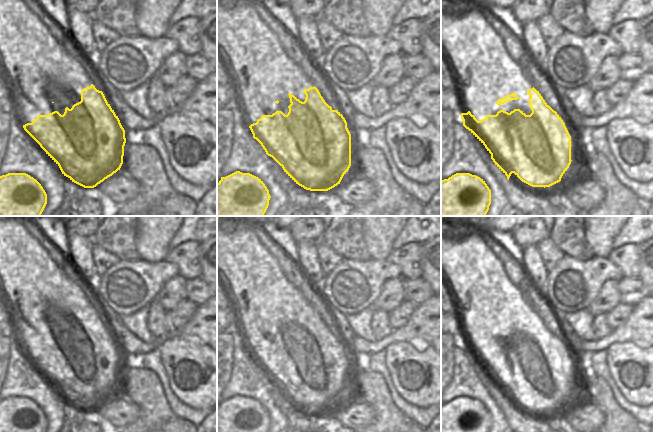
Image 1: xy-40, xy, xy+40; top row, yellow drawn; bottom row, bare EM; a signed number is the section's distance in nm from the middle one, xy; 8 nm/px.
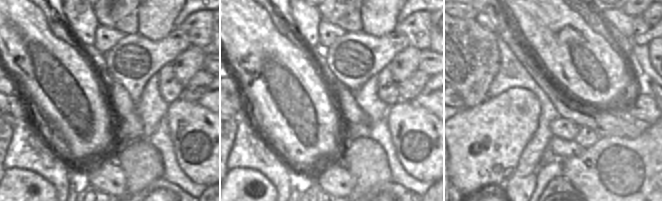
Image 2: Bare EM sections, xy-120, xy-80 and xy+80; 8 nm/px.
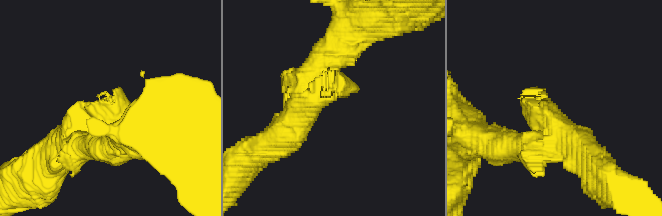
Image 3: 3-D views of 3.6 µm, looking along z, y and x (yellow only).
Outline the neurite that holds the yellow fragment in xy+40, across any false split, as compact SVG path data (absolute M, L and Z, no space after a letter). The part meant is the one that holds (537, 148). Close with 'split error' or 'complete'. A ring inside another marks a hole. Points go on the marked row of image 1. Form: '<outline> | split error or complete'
M533 87L527 90L527 94L530 96L530 115L514 109L510 113L500 110L480 121L470 111L461 113L461 118L463 126L485 146L508 180L514 173L532 187L550 187L561 181L571 164L571 136L561 117L545 102L539 91Z | complete

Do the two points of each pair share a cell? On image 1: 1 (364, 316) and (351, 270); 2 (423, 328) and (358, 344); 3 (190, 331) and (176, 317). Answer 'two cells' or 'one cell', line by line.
1: two cells
2: one cell
3: two cells

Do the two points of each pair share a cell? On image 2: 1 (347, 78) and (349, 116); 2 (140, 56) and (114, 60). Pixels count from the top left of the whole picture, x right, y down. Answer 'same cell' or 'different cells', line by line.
1: different cells
2: same cell

